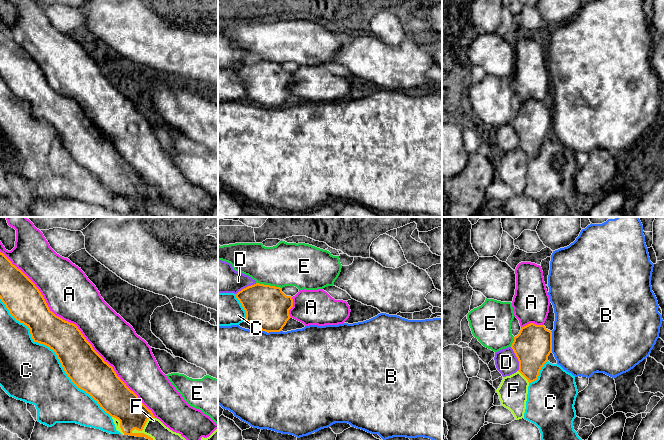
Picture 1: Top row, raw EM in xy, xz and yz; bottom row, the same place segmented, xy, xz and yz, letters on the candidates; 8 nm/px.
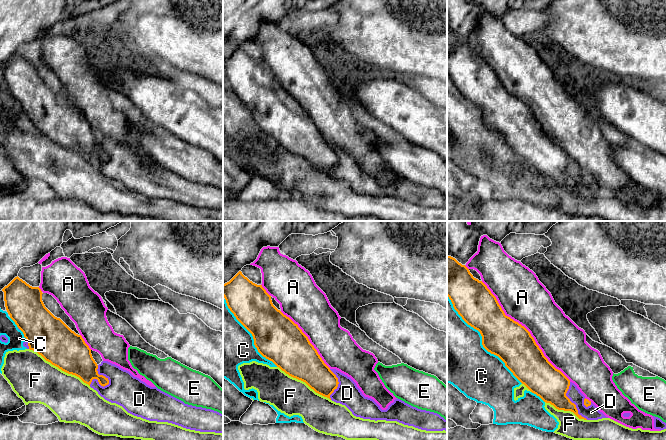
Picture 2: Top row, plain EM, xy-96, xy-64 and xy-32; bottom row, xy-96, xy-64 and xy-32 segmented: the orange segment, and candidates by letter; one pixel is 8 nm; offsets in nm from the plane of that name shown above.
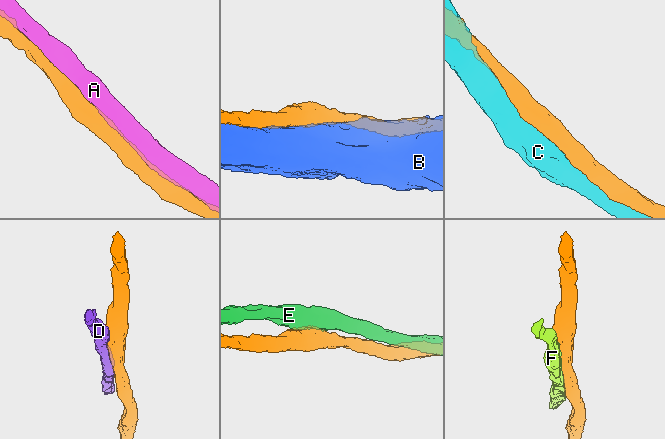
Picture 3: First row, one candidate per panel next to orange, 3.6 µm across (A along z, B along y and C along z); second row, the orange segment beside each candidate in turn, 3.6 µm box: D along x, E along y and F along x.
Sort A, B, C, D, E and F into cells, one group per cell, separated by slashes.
A / B / C / D F / E

